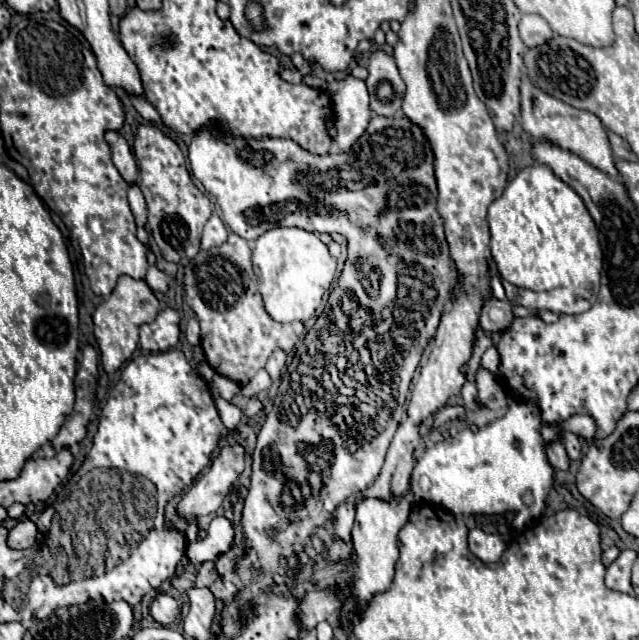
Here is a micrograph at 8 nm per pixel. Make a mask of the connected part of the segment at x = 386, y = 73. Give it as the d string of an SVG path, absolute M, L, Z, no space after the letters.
M375 50L369 56L367 88L371 96L371 110L381 116L397 116L405 96L405 82L399 76L397 64L385 50Z

